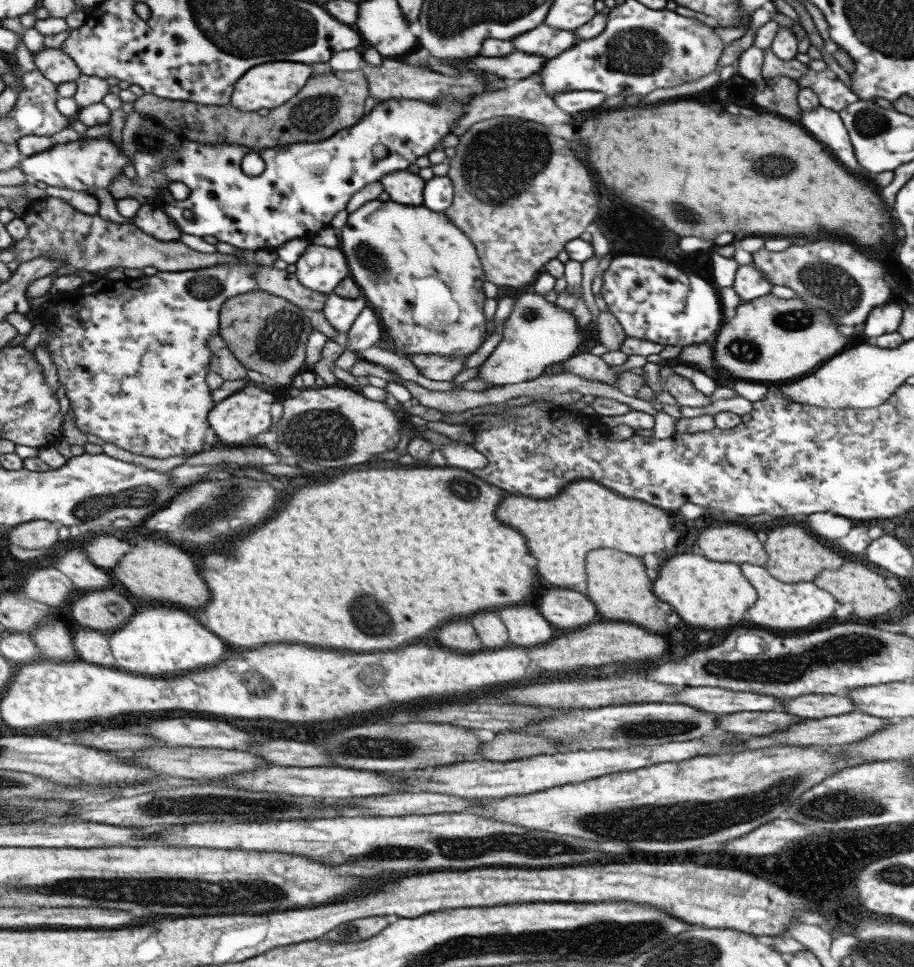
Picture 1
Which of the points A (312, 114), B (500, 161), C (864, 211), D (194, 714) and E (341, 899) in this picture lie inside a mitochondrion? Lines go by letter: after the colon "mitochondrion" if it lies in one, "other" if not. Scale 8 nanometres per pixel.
A: mitochondrion
B: mitochondrion
C: other
D: other
E: other

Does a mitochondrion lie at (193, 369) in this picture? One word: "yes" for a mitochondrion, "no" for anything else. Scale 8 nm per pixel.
no

